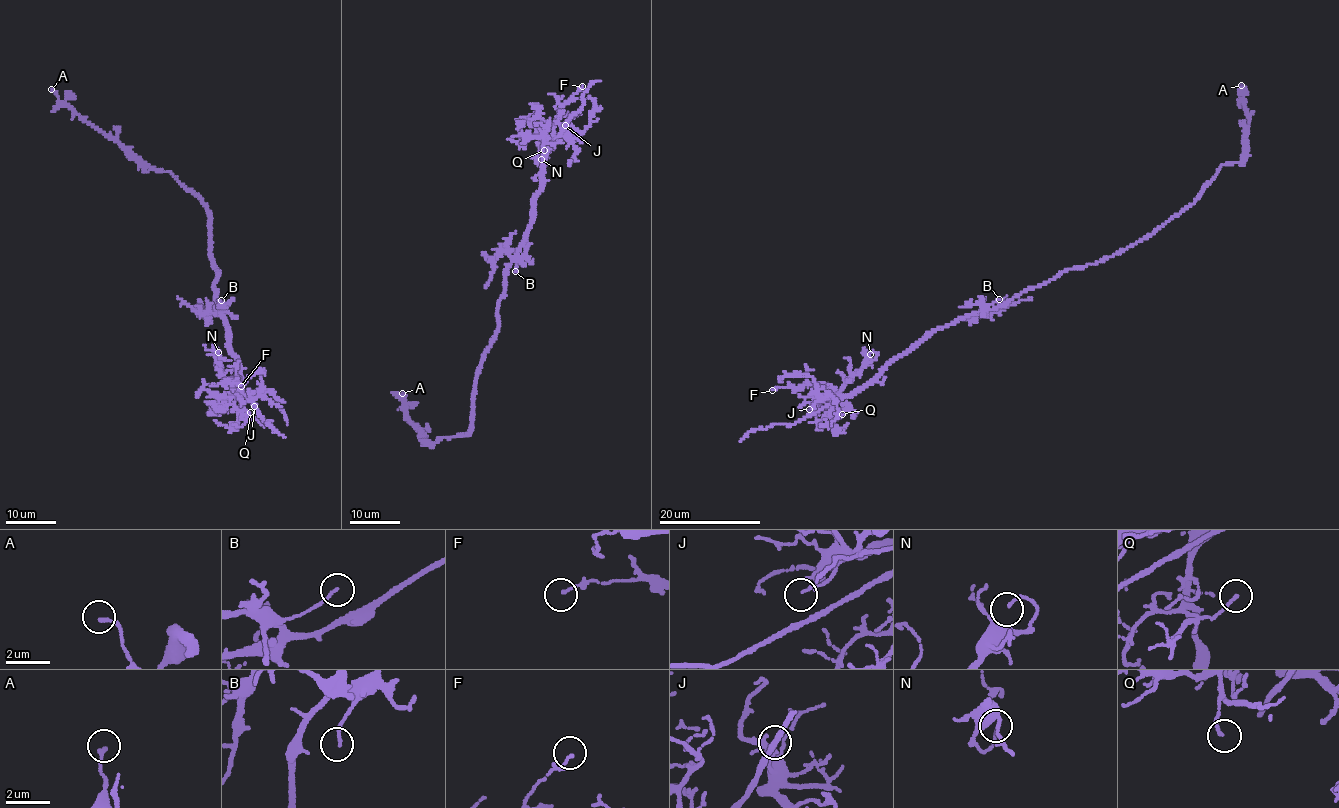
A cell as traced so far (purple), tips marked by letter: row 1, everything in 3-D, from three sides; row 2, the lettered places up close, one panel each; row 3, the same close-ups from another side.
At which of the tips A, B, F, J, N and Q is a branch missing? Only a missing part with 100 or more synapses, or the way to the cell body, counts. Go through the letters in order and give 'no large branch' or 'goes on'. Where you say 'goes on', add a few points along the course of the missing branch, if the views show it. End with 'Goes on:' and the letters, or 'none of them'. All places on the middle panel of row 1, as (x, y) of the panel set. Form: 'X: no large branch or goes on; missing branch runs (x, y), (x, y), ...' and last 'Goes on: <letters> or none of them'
A: no large branch
B: no large branch
F: no large branch
J: no large branch
N: no large branch
Q: no large branch
Goes on: none of them

